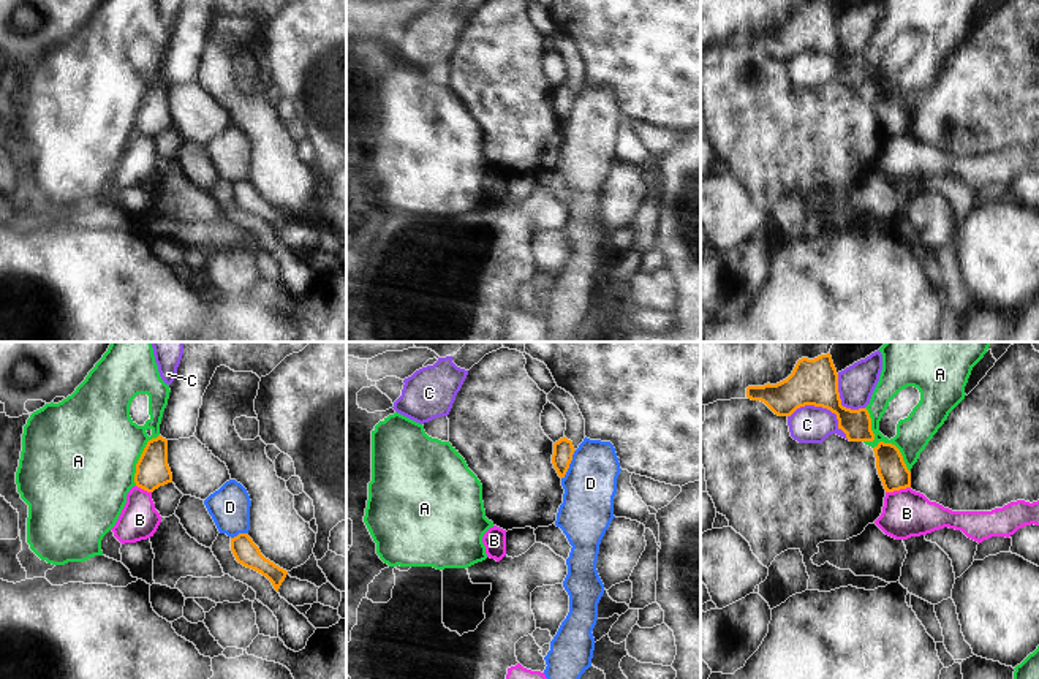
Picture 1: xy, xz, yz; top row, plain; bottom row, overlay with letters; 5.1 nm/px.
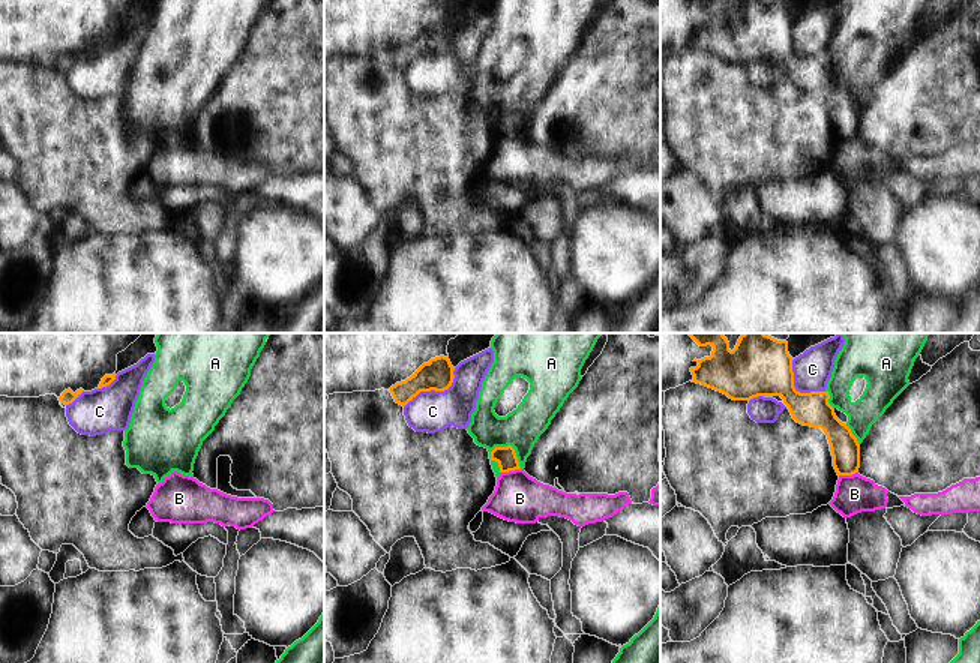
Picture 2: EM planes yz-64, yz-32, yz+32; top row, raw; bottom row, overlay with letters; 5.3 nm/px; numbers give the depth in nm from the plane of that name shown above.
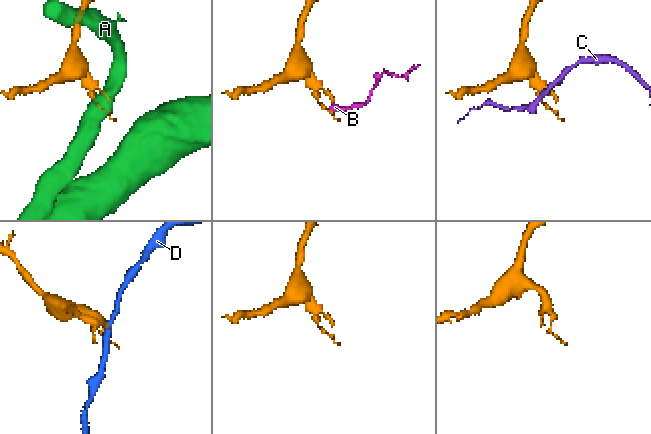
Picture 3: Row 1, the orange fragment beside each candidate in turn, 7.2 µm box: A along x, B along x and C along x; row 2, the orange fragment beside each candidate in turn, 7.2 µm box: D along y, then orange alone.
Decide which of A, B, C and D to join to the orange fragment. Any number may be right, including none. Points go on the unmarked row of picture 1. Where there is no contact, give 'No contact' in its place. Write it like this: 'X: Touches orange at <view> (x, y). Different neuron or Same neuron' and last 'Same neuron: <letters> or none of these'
A: Touches orange at xy (139, 103). Different neuron
B: Touches orange at yz (897, 135). Different neuron
C: Touches orange at yz (824, 53). Different neuron
D: Touches orange at xz (570, 108). Different neuron
Same neuron: none of these.

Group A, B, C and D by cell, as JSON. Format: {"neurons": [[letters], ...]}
{"neurons": [["A"], ["B"], ["C"], ["D"]]}

